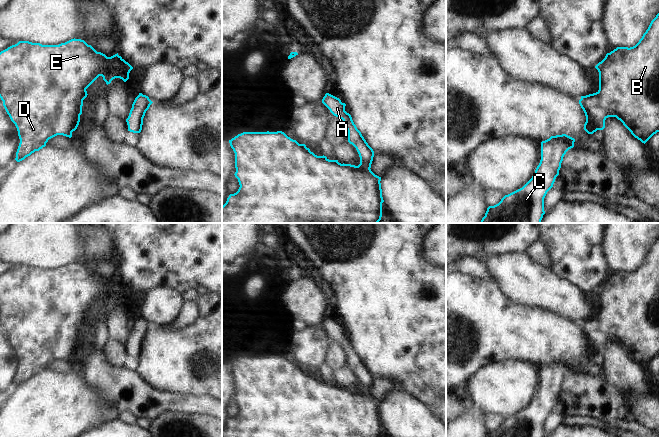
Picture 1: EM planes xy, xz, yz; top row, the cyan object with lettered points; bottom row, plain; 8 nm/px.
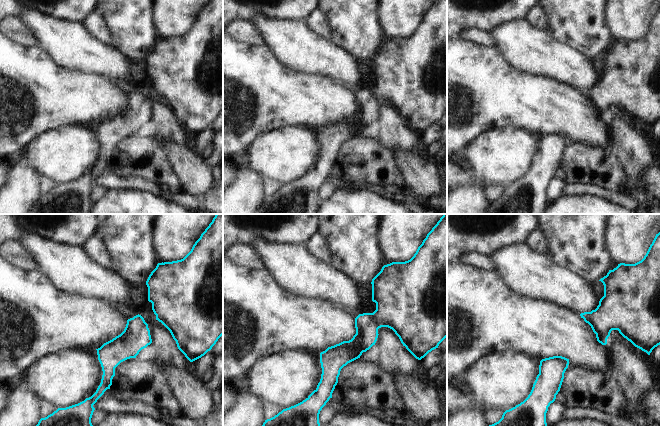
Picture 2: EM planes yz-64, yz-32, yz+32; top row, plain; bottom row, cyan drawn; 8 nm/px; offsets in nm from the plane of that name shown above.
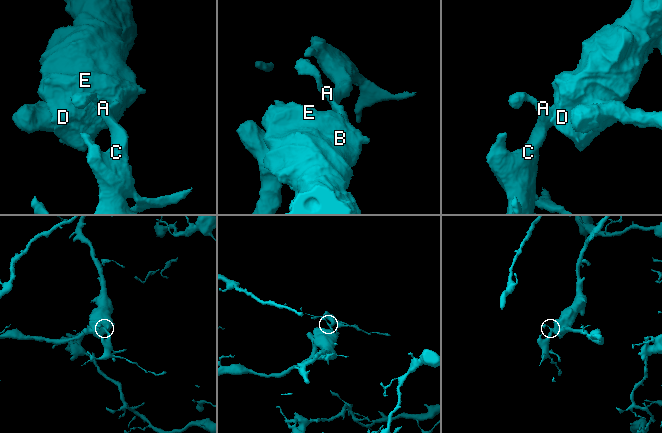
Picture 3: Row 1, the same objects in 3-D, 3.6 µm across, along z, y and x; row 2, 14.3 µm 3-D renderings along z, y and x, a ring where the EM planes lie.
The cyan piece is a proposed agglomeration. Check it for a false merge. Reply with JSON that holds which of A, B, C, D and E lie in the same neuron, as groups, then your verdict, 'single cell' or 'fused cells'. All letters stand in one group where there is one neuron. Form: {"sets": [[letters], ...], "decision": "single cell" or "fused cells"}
{"sets": [["A", "B", "C", "D", "E"]], "decision": "single cell"}

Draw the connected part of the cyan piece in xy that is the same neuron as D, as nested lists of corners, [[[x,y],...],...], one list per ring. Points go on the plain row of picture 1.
[[[75,262],[59,269],[19,265],[1,275],[0,322],[20,363],[15,384],[24,384],[57,359],[71,362],[80,346],[83,324],[88,319],[86,313],[99,300],[107,309],[115,302],[126,306],[132,293],[118,277],[107,281]]]

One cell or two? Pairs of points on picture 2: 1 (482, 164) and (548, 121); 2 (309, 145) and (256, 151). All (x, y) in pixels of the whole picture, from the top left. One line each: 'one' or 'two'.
1: two
2: one

